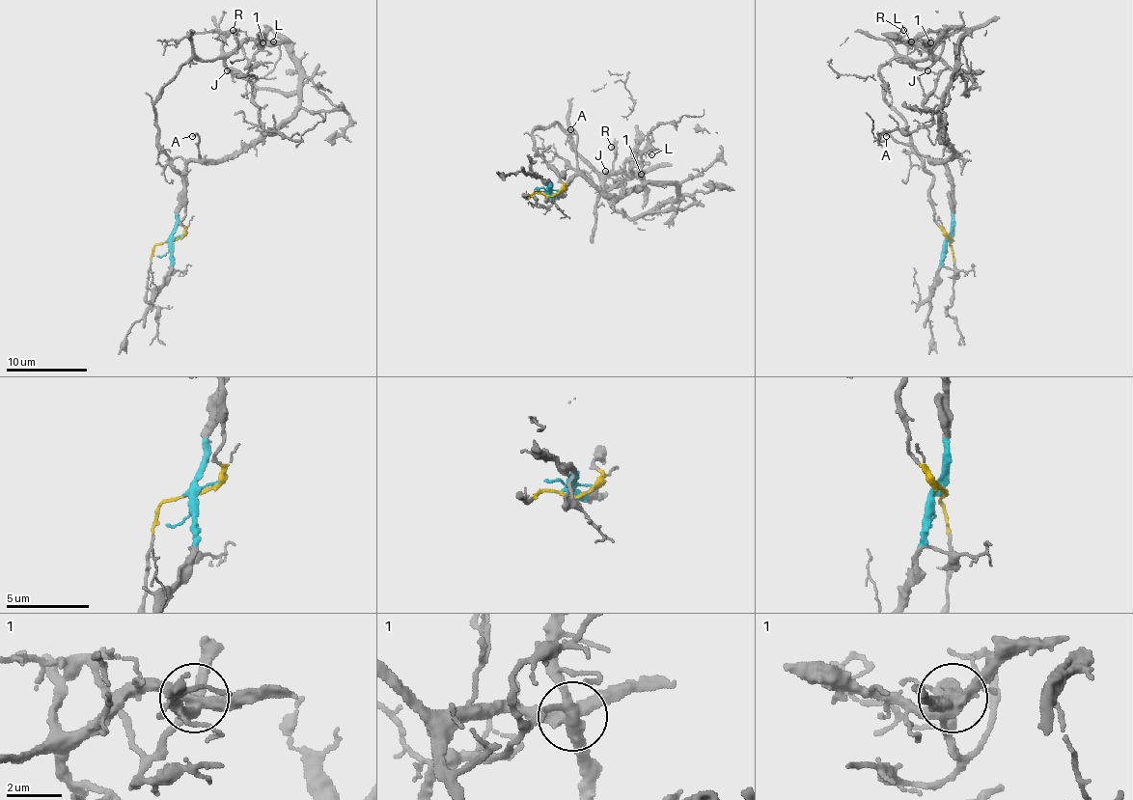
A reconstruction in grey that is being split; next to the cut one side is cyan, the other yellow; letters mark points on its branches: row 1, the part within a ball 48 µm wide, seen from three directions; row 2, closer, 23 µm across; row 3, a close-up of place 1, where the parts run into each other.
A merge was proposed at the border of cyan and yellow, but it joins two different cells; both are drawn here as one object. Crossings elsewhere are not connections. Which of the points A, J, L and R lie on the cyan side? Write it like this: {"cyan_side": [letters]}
{"cyan_side": ["A", "L"]}

